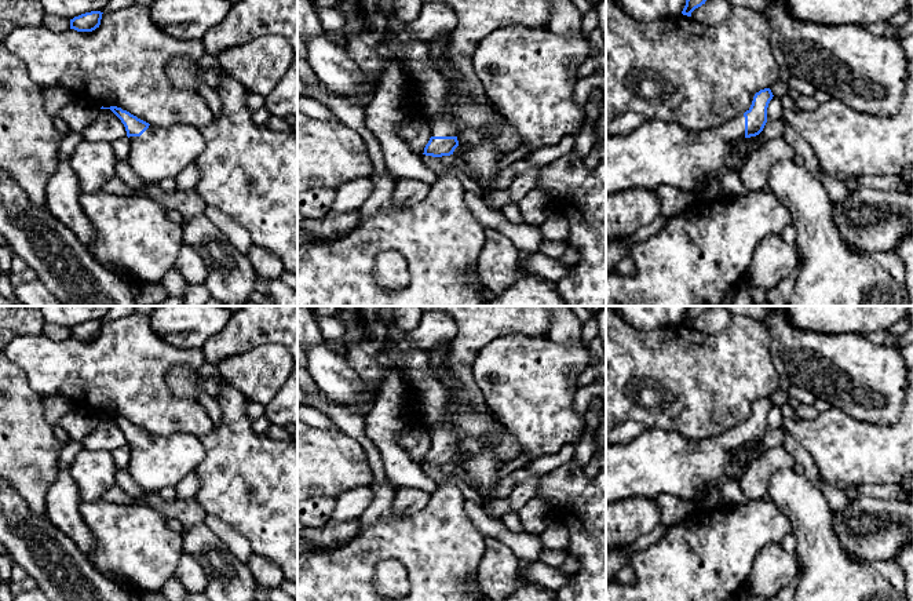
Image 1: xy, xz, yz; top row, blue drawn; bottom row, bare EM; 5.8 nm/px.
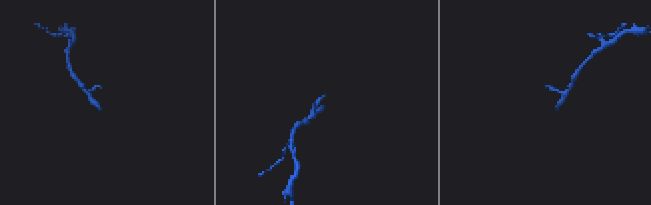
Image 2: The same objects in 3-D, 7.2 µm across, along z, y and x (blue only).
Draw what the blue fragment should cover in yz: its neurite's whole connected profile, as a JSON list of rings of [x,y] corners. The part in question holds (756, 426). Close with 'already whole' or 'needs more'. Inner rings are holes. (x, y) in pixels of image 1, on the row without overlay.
[[[770,397],[760,398],[742,425],[713,438],[690,440],[676,431],[644,430],[628,444],[606,444],[606,505],[632,496],[654,498],[660,493],[690,500],[702,487],[715,487],[722,476],[739,481],[751,463],[737,463],[734,451],[763,440],[773,405]]] | needs more

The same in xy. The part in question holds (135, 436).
[[[117,415],[101,418],[110,418],[124,433],[131,448],[127,469],[136,485],[147,492],[175,487],[205,458],[200,437],[182,431],[169,436],[150,434]]] | needs more

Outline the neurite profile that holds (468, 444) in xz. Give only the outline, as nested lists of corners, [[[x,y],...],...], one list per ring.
[[[464,437],[456,445],[459,452],[476,454],[486,448],[487,440],[483,437]]]

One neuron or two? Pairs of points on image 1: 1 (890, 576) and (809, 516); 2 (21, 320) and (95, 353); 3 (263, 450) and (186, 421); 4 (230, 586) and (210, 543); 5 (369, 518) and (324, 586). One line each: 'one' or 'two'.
1: one
2: two
3: two
4: one
5: two

